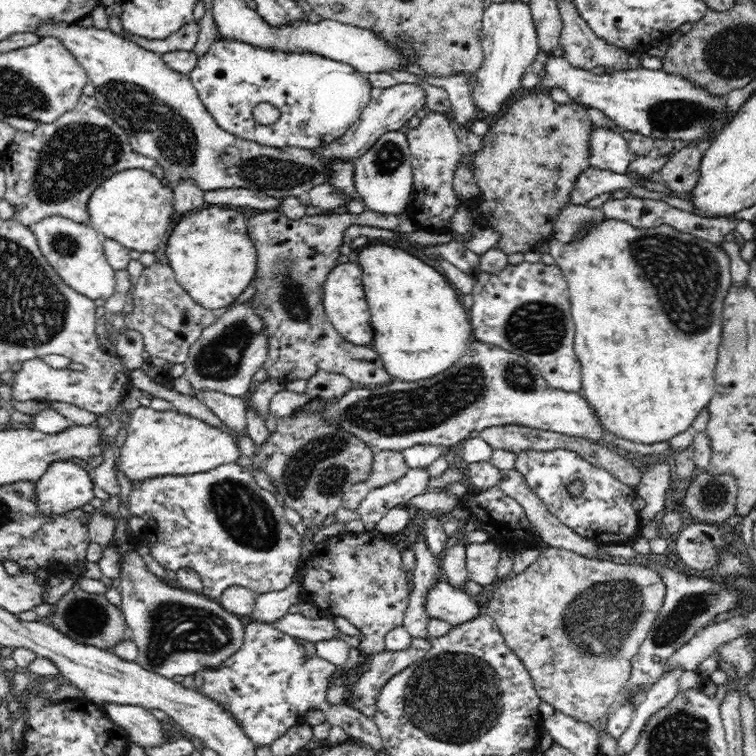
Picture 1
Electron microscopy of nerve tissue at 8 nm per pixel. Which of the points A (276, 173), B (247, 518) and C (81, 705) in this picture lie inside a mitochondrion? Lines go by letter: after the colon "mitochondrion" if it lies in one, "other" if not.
A: mitochondrion
B: mitochondrion
C: other

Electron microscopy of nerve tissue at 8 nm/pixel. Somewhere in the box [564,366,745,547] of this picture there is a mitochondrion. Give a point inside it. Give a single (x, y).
(714, 494)

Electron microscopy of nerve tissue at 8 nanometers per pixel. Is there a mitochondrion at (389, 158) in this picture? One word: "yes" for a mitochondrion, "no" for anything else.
yes

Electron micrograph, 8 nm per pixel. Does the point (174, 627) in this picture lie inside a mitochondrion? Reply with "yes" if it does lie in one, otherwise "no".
yes

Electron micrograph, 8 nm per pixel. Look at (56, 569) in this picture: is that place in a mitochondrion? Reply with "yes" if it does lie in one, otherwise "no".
no

